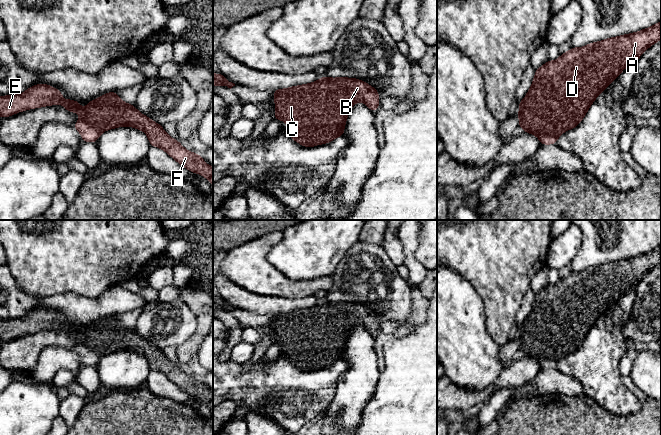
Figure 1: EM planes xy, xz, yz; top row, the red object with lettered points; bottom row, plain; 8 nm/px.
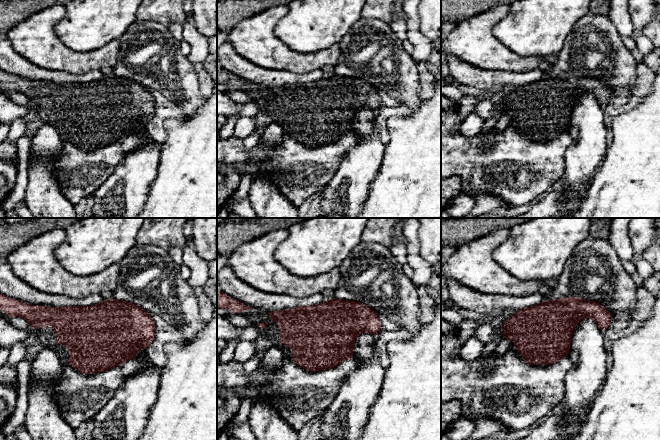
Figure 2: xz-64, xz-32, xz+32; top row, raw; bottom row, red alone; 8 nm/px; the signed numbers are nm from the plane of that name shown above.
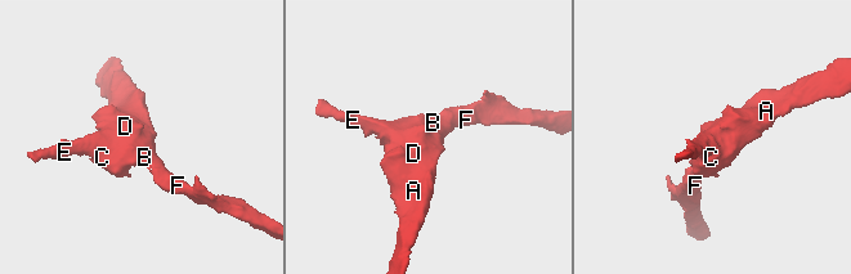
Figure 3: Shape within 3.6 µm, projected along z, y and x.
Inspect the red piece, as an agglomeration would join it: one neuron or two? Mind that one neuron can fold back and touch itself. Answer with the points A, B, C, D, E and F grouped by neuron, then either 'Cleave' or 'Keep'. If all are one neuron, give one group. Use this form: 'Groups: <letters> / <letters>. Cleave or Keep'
Groups: A B C D E F. Keep

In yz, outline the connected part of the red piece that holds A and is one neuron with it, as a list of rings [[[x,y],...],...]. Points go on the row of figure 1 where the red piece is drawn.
[[[661,21],[635,33],[607,38],[581,48],[572,47],[555,61],[547,61],[535,70],[532,86],[519,103],[519,127],[535,135],[543,145],[557,144],[558,137],[574,129],[586,115],[592,102],[630,64],[661,39]]]

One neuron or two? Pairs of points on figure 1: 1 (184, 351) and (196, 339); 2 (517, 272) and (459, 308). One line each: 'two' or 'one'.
1: one
2: two

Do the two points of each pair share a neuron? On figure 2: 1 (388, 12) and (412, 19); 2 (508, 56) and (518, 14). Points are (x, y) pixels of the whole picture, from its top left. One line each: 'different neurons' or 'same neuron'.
1: different neurons
2: different neurons

